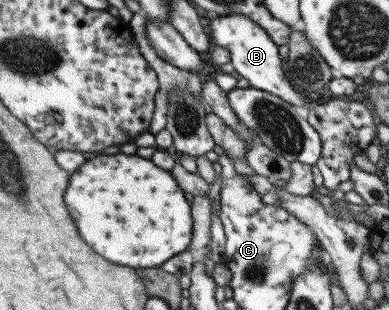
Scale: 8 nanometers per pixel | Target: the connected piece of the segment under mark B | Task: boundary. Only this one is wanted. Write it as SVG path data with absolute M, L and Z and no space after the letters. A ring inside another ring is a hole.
M218 16L212 19L205 18L204 22L212 44L229 52L230 66L234 68L237 78L245 78L250 87L280 97L297 108L307 105L303 99L306 97L296 93L284 77L280 67L278 46L262 28L252 20L248 20L246 16Z

